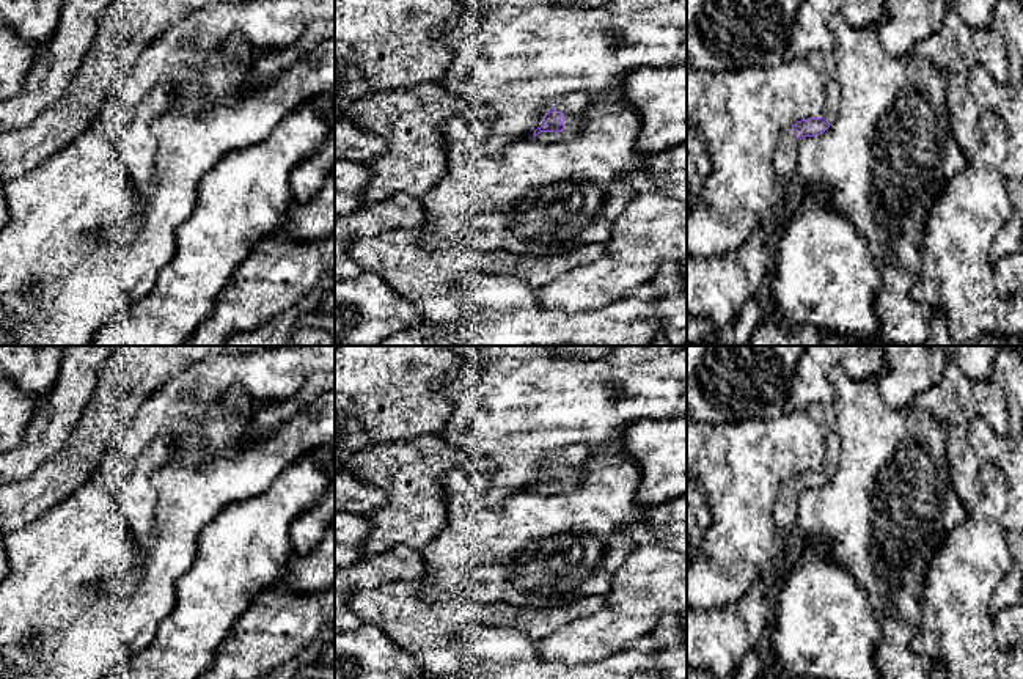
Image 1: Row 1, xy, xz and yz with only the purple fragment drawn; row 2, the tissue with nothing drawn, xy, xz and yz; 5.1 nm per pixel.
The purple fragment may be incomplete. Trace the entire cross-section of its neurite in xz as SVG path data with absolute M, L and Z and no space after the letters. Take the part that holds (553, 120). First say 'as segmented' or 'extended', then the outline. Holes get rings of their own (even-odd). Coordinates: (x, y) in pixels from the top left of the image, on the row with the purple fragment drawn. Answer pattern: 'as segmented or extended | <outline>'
extended | M570 93L556 99L552 110L544 116L544 124L534 130L534 137L541 141L556 140L564 132L563 123L581 121L591 104L586 93Z

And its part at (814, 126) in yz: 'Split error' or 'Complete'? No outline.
Split error

